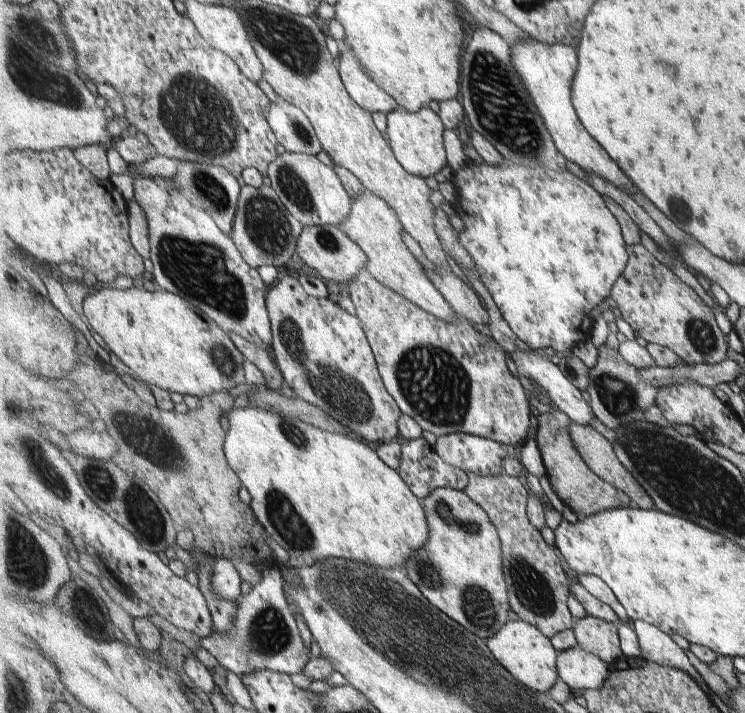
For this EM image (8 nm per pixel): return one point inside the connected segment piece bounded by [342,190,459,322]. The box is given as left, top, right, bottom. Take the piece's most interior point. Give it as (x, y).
(374, 225)

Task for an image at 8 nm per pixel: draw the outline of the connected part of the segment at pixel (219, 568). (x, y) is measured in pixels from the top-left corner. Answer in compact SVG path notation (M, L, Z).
M217 558L215 578L211 578L211 590L215 590L217 598L238 602L244 596L241 592L242 582L243 580L231 559Z

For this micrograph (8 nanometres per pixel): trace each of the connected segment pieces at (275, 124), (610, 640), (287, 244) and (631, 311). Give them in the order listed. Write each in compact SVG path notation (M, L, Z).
M271 101L269 122L289 152L316 155L324 149L309 116L289 101Z
M587 615L576 621L573 629L583 650L599 655L605 662L612 664L624 655L617 623Z
M245 184L240 194L238 213L235 218L232 236L243 257L257 268L257 266L288 266L291 256L297 254L297 244L303 234L303 224L287 210L281 198L273 195L275 188L271 184L254 187Z
M643 244L629 245L627 250L630 261L622 277L615 282L610 297L635 335L641 336L647 343L671 348L686 364L716 365L725 362L729 346L726 334L717 326L711 302L701 298Z

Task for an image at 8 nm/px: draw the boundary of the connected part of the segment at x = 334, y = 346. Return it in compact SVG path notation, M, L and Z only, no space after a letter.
M292 272L282 277L281 280L275 280L269 287L266 303L270 311L274 334L271 352L288 386L303 400L321 408L331 418L346 425L350 434L358 436L373 446L402 439L399 418L403 418L403 412L383 382L378 359L370 344L370 339L367 338L363 320L357 315L346 312L333 300L311 296L301 286L299 276Z

